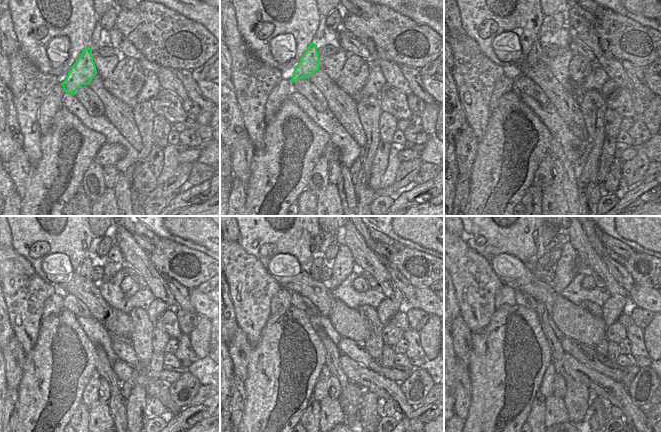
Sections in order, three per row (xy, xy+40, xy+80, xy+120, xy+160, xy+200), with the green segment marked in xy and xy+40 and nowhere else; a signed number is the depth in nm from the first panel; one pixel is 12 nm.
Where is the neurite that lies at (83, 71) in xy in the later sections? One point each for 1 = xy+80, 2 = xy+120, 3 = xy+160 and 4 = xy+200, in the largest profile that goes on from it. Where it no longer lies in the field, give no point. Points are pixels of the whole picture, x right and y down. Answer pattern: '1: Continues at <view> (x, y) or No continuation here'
1: Continues at xy+80 (535, 54)
2: Continues at xy+120 (86, 268)
3: Continues at xy+160 (318, 261)
4: Continues at xy+200 (544, 259)

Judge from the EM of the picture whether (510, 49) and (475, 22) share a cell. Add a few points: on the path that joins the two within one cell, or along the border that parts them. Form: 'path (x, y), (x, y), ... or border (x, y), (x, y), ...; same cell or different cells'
border (510, 30), (501, 32), (492, 42), (500, 61); different cells

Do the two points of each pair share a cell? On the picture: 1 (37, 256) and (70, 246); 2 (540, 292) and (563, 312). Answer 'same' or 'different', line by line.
1: same
2: different

